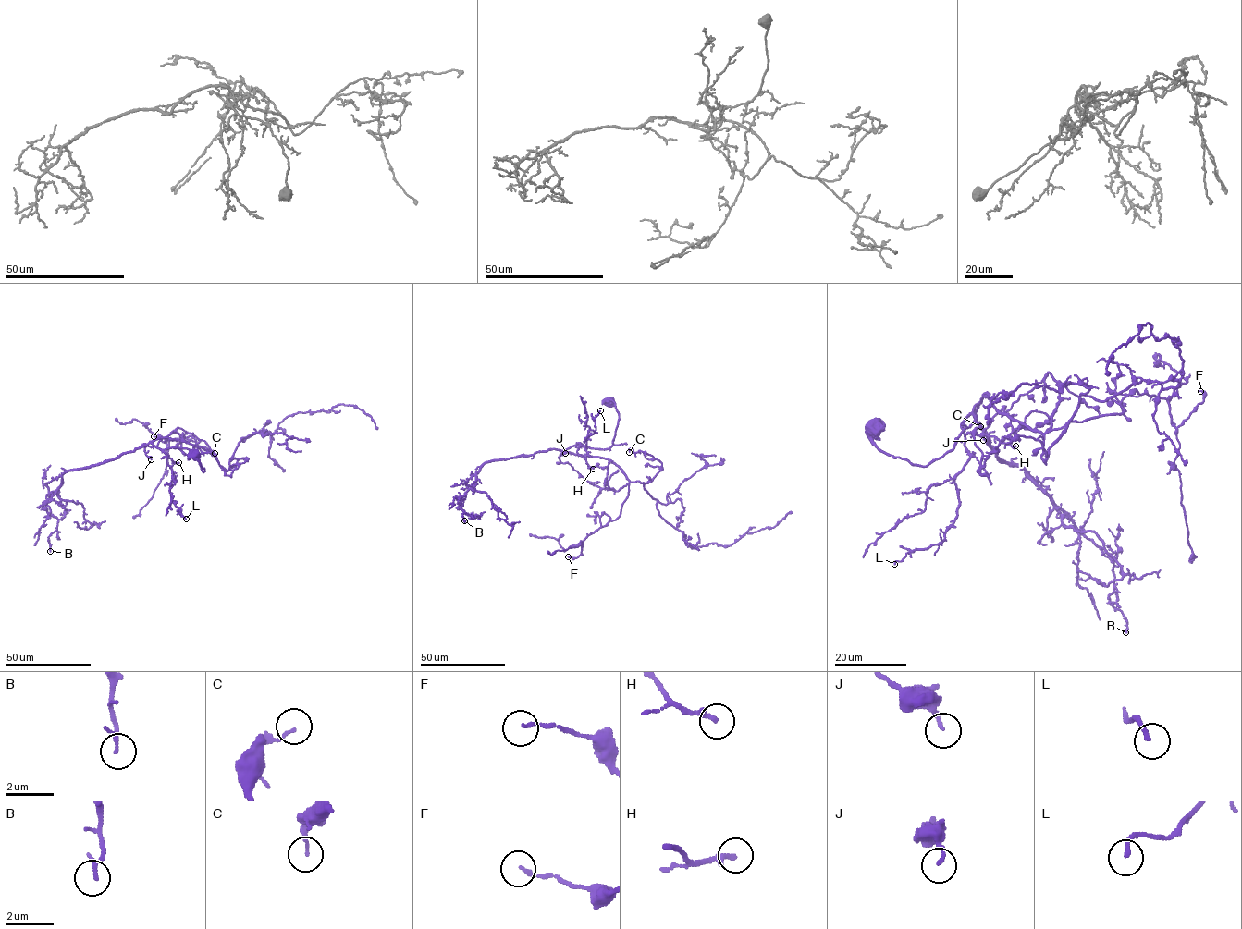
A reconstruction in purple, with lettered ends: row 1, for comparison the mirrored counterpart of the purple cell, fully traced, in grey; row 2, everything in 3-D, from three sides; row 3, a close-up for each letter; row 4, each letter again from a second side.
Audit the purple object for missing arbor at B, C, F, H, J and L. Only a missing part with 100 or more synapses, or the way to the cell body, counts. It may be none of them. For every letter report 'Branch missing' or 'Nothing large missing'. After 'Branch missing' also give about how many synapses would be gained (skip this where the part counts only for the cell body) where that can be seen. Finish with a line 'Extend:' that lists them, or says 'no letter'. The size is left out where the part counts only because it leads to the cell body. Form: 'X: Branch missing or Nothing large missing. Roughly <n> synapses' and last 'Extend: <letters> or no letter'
B: Nothing large missing
C: Nothing large missing
F: Nothing large missing
H: Nothing large missing
J: Nothing large missing
L: Nothing large missing
Extend: no letter

